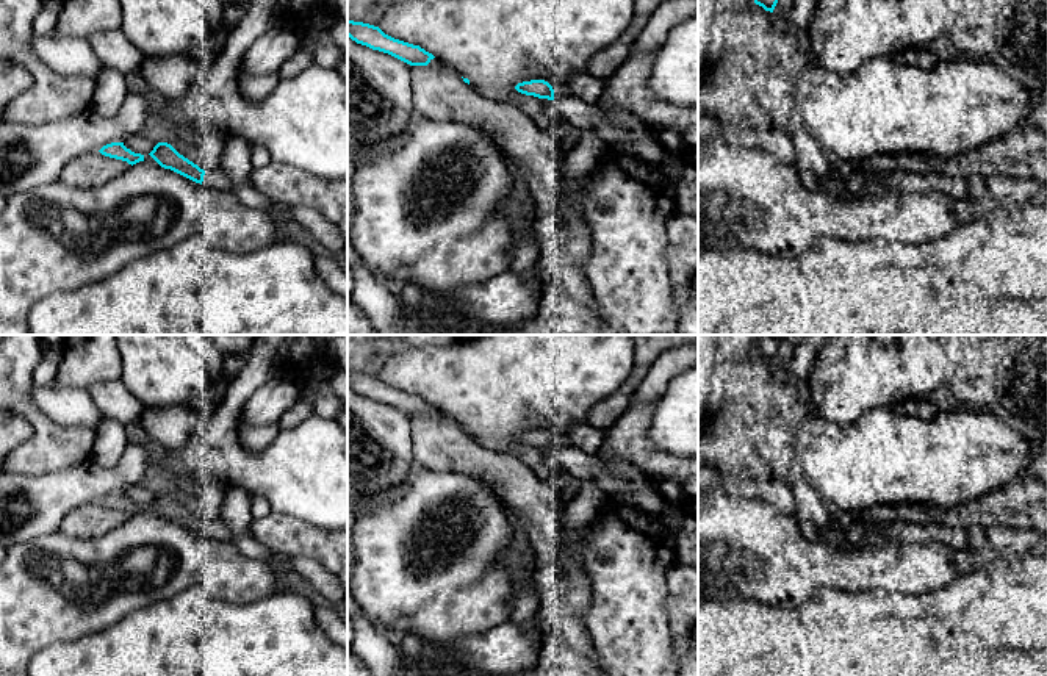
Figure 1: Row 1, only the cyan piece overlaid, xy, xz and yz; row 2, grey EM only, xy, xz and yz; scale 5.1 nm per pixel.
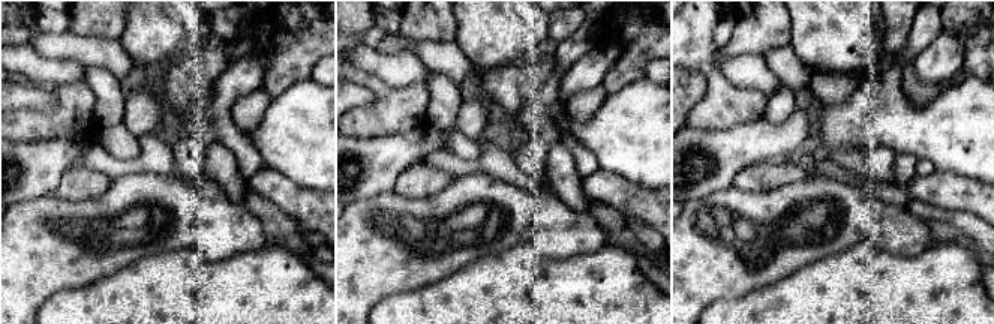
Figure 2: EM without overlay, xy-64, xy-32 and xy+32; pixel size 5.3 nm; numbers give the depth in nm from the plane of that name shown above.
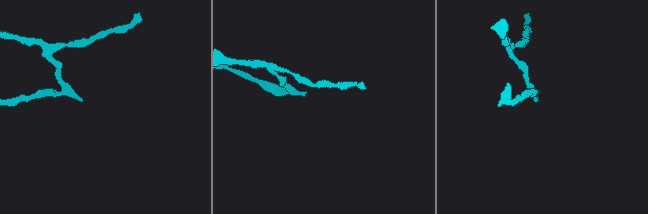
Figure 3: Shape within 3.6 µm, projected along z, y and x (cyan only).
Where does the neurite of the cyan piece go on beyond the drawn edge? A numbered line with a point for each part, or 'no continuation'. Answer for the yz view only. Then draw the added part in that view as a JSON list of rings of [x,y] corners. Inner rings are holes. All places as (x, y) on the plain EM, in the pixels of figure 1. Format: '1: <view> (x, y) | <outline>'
no continuation

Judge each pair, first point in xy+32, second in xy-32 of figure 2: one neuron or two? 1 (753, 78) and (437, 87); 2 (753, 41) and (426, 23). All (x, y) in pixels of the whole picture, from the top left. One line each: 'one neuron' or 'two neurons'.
1: two neurons
2: one neuron

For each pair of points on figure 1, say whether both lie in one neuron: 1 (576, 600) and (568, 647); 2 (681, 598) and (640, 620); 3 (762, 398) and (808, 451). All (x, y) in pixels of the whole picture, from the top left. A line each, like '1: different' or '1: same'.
1: same
2: different
3: different

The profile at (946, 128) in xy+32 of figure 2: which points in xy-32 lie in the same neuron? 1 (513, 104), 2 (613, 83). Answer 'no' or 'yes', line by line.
1: no
2: no

